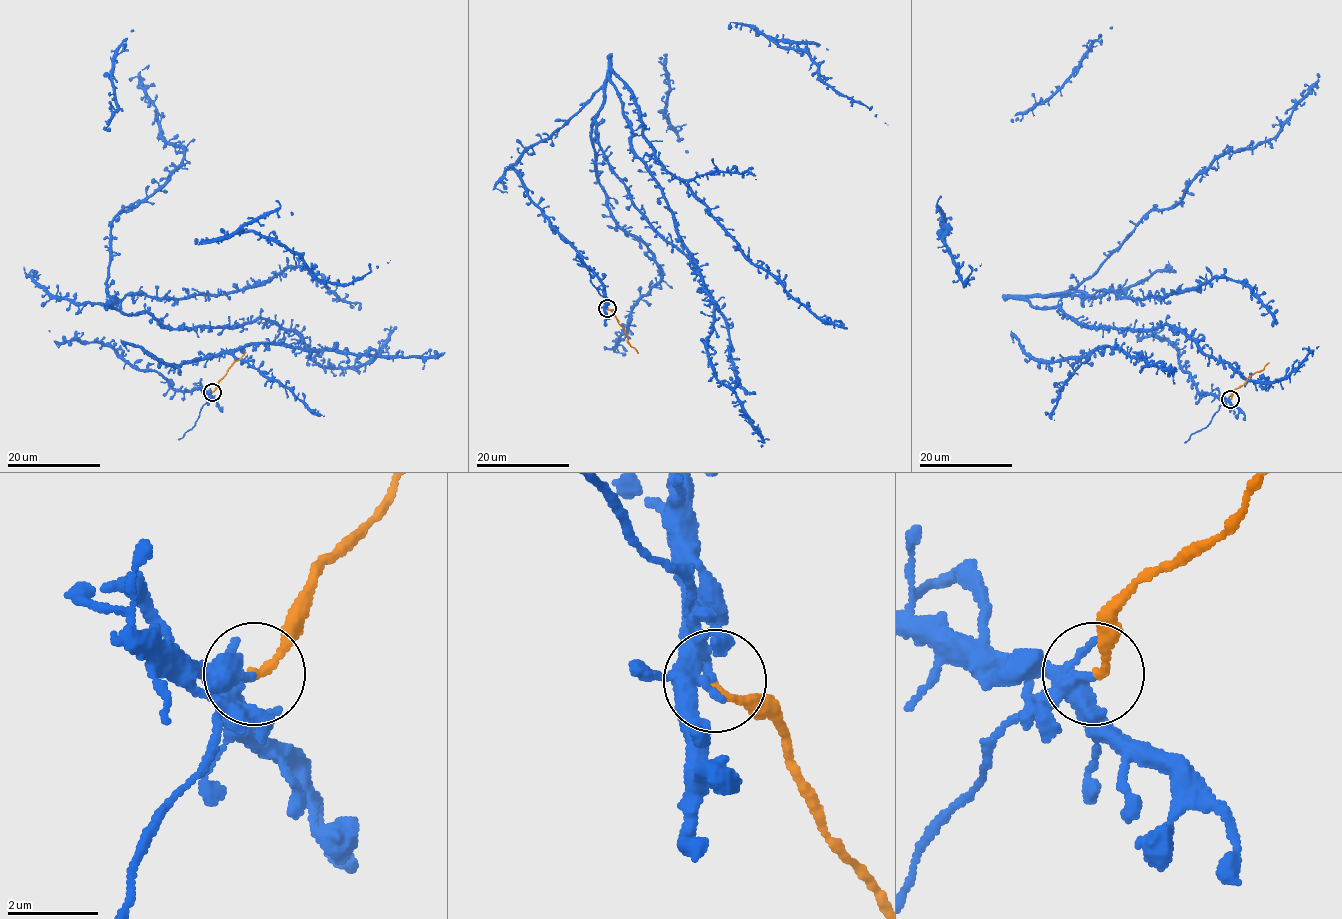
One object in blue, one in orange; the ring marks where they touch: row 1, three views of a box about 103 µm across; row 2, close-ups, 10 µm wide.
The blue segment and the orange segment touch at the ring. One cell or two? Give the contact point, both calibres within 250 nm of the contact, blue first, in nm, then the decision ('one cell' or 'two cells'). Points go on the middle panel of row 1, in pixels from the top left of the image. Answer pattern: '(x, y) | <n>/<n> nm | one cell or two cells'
(607, 308) | 220/160 nm | one cell

